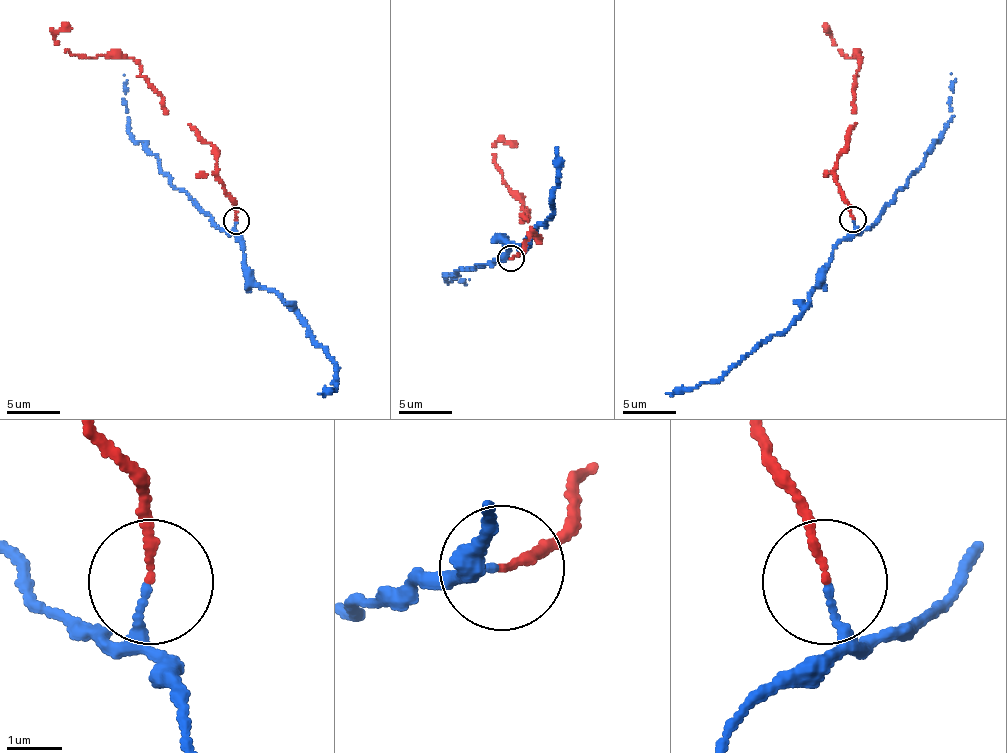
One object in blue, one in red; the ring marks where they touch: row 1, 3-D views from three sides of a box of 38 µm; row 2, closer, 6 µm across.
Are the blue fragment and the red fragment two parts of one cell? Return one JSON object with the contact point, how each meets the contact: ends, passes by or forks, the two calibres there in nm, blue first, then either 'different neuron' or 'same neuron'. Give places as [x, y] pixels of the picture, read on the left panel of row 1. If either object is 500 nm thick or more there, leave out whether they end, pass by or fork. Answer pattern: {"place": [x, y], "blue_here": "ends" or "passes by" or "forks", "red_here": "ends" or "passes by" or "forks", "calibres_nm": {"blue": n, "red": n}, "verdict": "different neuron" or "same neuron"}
{"place": [236, 221], "blue_here": "ends", "red_here": "ends", "calibres_nm": {"blue": 130, "red": 130}, "verdict": "different neuron"}

